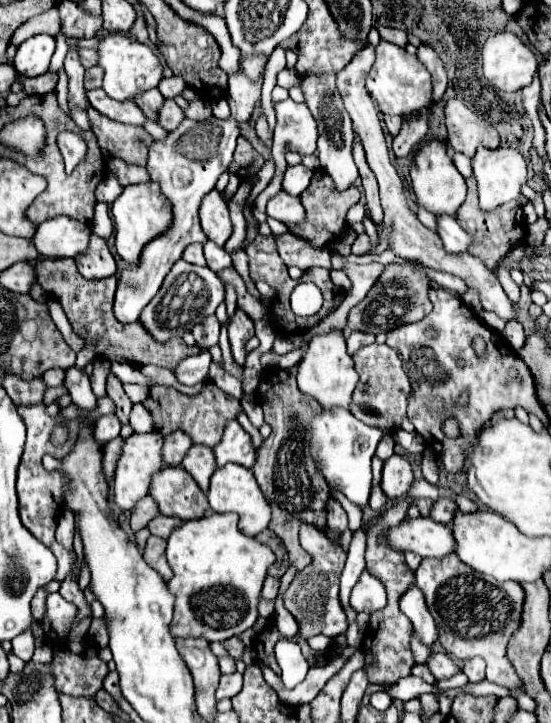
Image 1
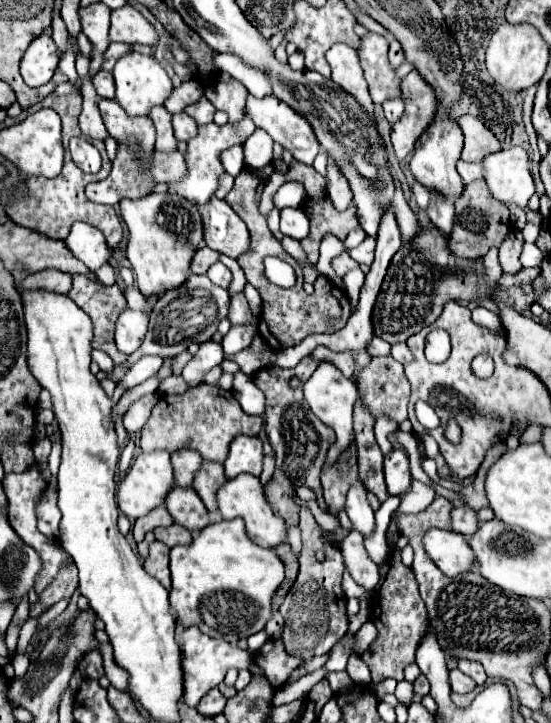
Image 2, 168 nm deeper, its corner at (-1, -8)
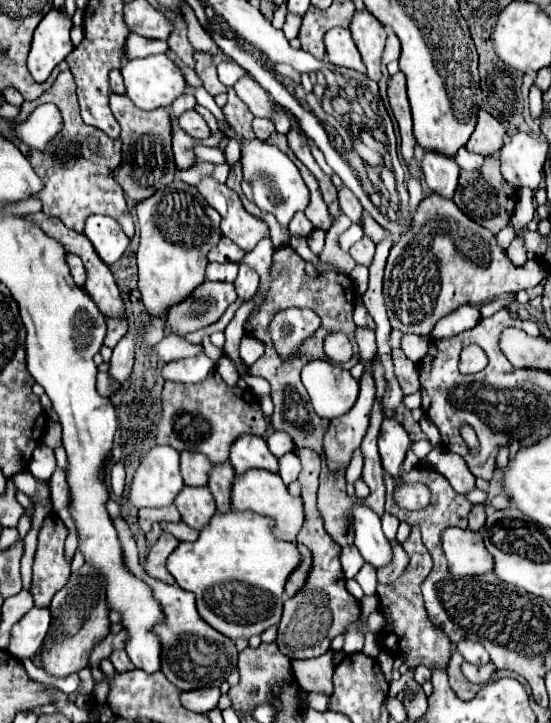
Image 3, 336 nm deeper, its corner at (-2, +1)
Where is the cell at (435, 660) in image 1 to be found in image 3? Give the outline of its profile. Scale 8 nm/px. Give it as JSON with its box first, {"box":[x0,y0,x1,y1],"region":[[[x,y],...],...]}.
{"box":[462,663,498,685],"region":[[[464,663],[464,665],[462,665],[462,671],[464,671],[464,675],[468,677],[468,681],[478,683],[478,685],[484,685],[484,683],[488,683],[488,681],[496,675],[498,669],[496,669],[494,663],[486,663],[486,665]]]}

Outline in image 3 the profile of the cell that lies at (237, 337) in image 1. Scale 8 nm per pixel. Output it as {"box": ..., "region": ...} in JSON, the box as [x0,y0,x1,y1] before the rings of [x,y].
{"box":[234,263,258,301],"region":[[[240,263],[234,287],[236,287],[238,297],[244,299],[244,301],[248,301],[256,293],[256,289],[258,289],[258,273],[254,269],[250,269],[248,265]]]}

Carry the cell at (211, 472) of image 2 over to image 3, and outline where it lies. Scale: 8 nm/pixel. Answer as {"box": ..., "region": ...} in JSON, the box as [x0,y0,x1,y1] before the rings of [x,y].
{"box":[208,463,234,513],"region":[[[230,463],[224,465],[214,465],[208,481],[208,489],[212,491],[216,499],[216,507],[220,513],[228,513],[232,509],[230,501],[230,491],[232,491],[232,481],[234,481],[234,469]]]}

